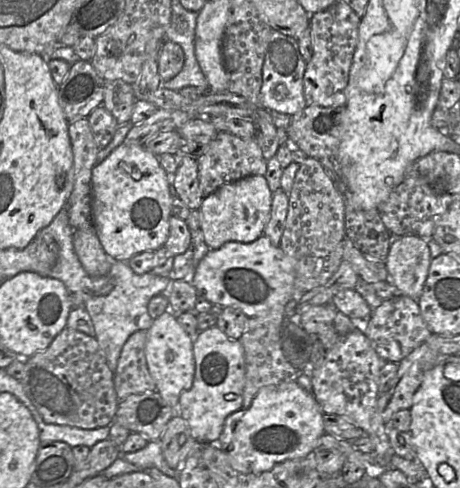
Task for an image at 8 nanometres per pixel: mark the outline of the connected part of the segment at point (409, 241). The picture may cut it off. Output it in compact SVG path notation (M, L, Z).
M413 235L394 237L385 261L387 281L418 304L431 260L429 246L423 238Z

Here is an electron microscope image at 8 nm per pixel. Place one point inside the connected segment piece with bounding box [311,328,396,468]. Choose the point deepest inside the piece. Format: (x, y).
(346, 382)

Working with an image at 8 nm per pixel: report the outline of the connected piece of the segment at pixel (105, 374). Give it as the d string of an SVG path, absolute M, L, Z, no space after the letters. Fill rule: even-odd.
M64 328L46 349L26 359L25 376L20 382L46 423L88 430L115 423L120 401L114 374L95 337Z

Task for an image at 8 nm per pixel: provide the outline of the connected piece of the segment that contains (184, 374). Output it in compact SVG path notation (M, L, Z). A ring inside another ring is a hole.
M169 309L153 320L152 326L146 331L145 356L149 373L152 376L157 392L161 395L167 405L175 407L179 403L179 398L184 391L189 390L195 376L195 359L193 354L192 337L190 337L181 325L177 322L176 317L169 312Z

